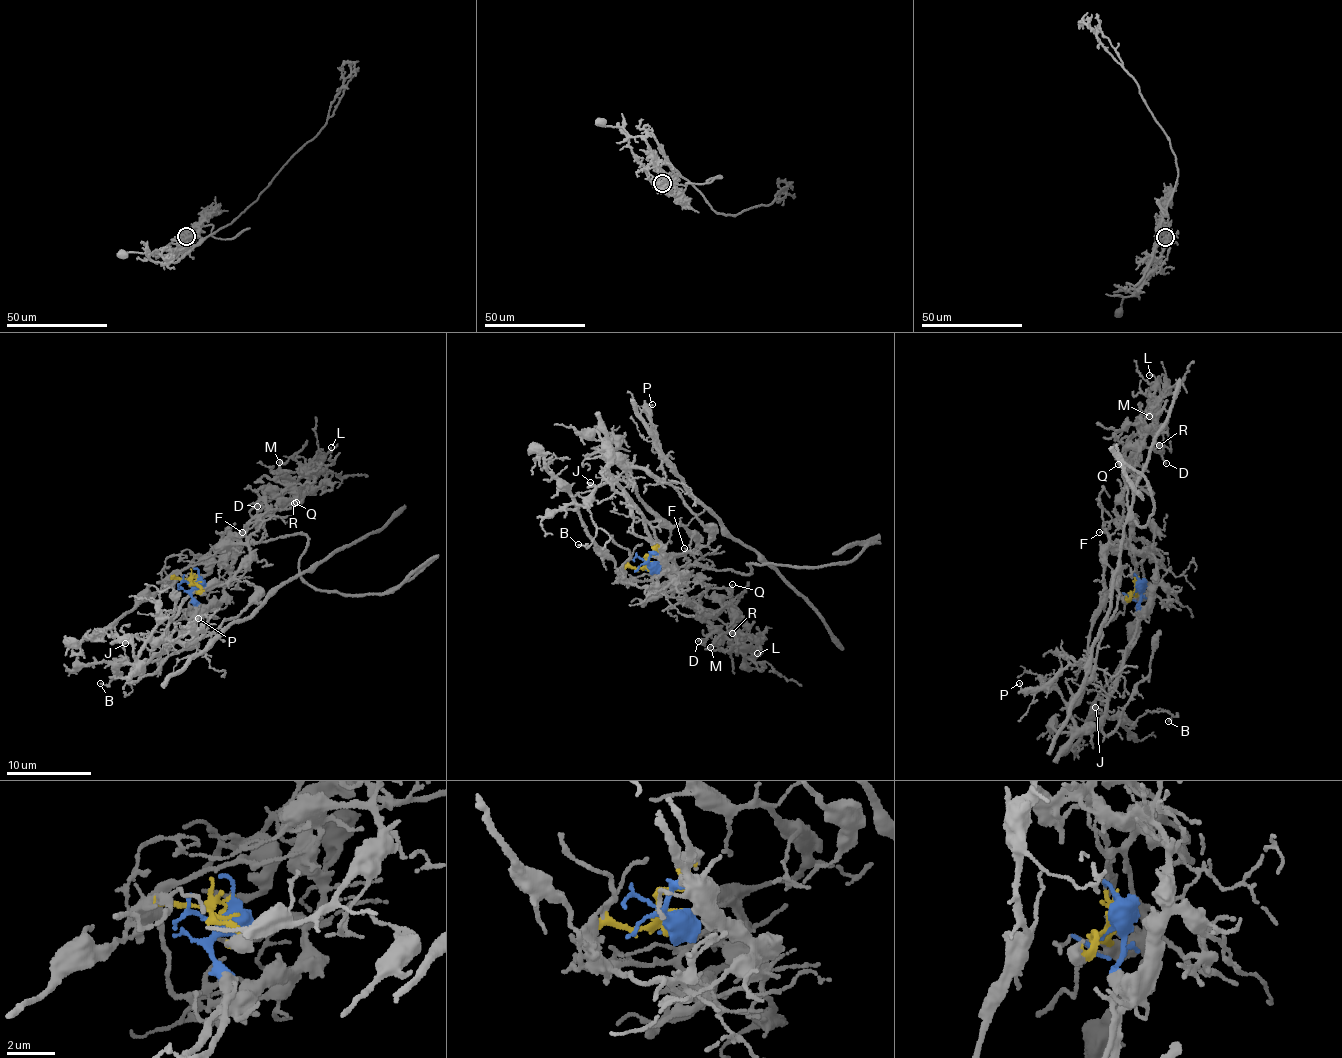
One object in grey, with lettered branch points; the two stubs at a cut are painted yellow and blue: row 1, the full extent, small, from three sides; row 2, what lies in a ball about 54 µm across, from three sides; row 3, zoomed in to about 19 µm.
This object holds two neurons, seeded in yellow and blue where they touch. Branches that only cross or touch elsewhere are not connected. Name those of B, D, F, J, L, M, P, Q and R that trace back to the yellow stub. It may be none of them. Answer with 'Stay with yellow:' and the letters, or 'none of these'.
Stay with yellow: D, F, L, M, Q, R

